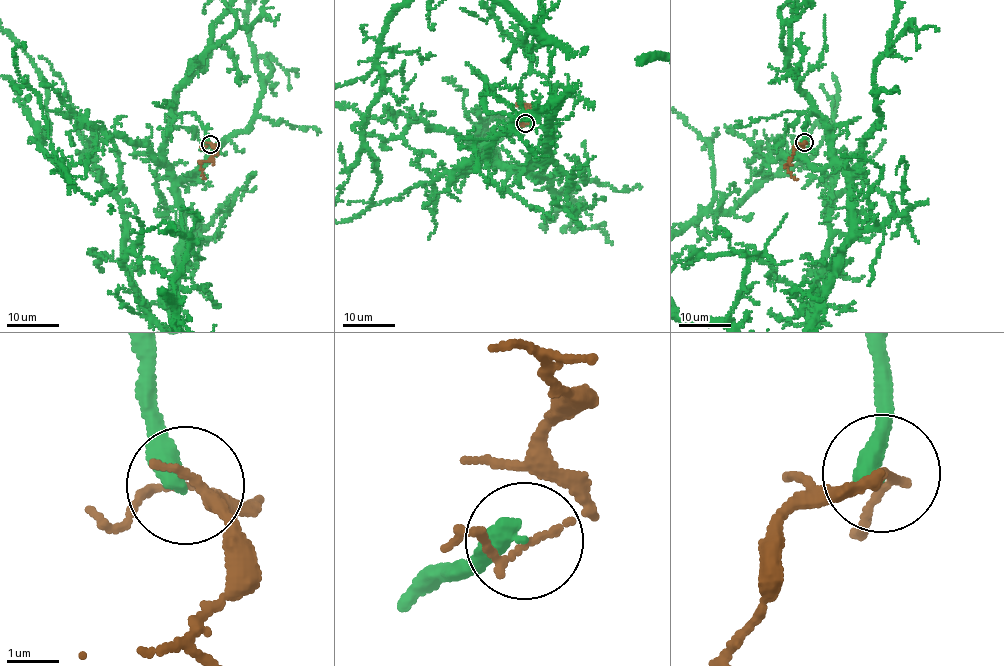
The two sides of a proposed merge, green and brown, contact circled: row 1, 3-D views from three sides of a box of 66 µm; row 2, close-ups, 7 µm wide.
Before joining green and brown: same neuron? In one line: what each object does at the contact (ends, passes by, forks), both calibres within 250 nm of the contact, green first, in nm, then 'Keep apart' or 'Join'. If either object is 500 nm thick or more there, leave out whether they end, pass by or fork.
At the ring green ends. At the ring brown passes by. Thickness 400 nm (green) against 120 nm. Keep apart

